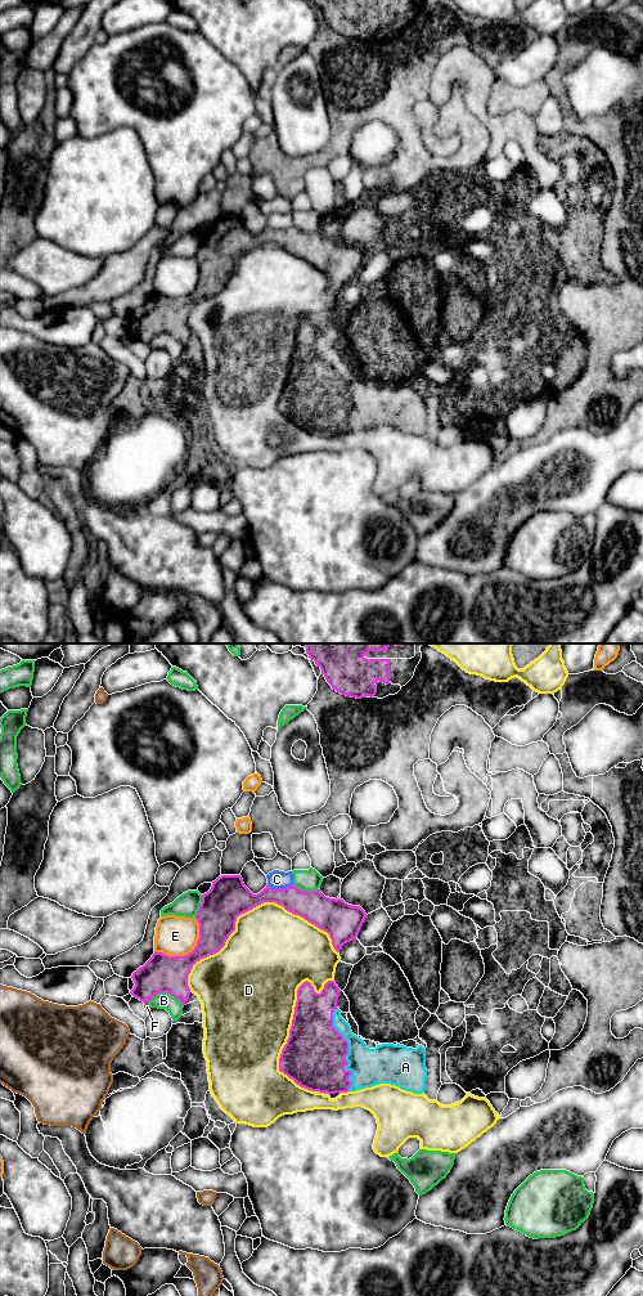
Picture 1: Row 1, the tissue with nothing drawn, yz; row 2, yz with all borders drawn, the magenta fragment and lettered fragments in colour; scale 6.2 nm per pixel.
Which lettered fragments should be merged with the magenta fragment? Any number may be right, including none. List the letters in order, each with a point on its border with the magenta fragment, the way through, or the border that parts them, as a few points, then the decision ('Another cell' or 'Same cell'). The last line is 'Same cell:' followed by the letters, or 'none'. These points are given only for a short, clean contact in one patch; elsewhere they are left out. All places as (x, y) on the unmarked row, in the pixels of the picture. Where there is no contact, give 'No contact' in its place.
A: Touches magenta at yz (347, 391). Same cell
B: Touches magenta at yz (166, 332). Another cell
C: Touches magenta at yz (279, 231). Another cell
D: Touches magenta at yz (248, 251). Another cell
E: Touches magenta at yz (189, 294). Another cell
F: Touches magenta at yz (145, 342). Another cell
Same cell: A

